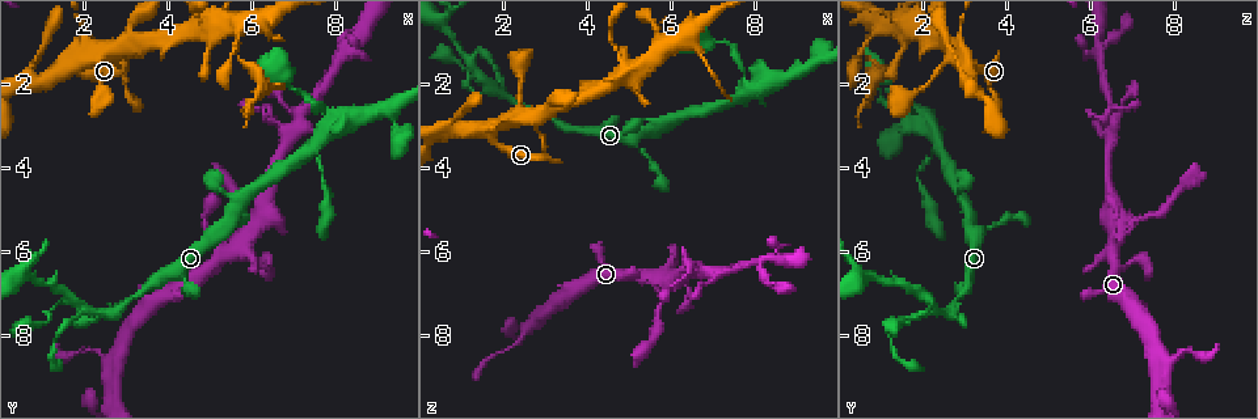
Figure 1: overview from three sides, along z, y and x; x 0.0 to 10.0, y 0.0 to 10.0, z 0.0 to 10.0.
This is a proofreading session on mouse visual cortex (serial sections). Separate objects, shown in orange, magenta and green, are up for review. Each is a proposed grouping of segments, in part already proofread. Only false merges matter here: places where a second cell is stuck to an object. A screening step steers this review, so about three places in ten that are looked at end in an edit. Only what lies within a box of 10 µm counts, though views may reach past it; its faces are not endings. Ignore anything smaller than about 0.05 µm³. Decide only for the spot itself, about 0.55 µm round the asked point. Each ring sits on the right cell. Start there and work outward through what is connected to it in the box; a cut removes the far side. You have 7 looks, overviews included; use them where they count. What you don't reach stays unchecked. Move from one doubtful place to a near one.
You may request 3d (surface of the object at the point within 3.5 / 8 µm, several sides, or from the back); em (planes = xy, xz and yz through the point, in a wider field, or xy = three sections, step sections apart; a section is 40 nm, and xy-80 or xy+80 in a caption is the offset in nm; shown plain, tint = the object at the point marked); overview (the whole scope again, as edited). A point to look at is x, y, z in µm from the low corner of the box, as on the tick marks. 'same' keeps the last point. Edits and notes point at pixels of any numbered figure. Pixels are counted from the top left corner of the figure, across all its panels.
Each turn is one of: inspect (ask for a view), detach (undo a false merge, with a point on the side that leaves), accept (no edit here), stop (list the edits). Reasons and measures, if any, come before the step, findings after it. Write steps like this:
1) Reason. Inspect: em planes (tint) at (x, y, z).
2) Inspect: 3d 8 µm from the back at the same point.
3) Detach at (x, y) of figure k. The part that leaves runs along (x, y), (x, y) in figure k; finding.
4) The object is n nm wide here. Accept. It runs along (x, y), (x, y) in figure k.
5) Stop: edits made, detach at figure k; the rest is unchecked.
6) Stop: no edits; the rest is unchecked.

Four-way junction. Inspect: 3d 3.5 µm at (2.00, 1.00, 2.90).

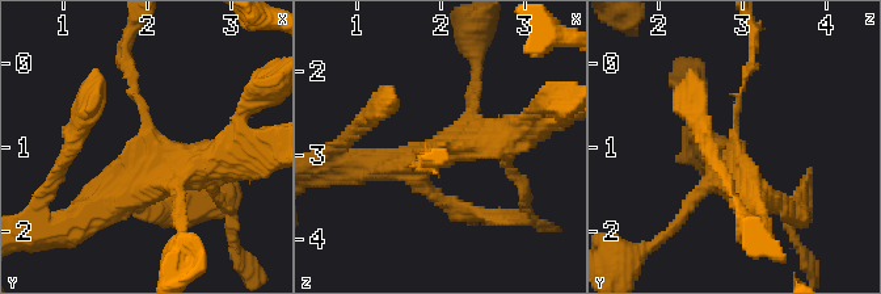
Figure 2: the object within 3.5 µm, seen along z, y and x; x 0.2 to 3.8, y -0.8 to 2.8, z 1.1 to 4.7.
4 arms meet here; the arms are 100, 200, 350, 400 nm wide. Inspect: em xy step 2 (tint) at (2.05, 0.95, 2.85).

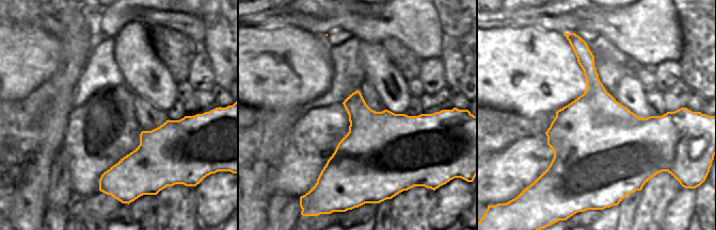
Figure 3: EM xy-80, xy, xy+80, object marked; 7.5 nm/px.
Accept. It runs along (126, 197), (150, 181), (150, 117), (126, 68) in figure 2; all the same cell.

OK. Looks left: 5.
Four or more arms meet. Inspect: 3d 3.5 µm at (2.05, 7.40, 2.25).

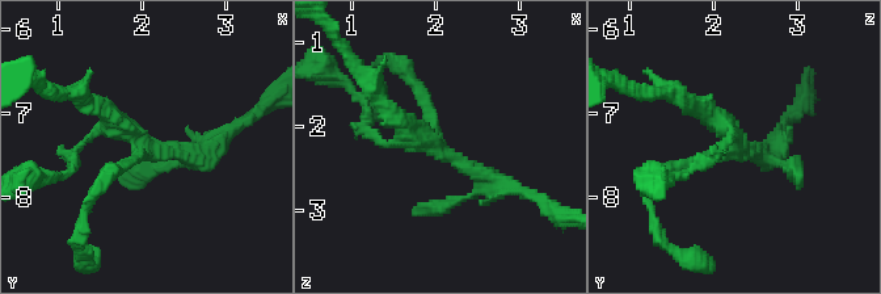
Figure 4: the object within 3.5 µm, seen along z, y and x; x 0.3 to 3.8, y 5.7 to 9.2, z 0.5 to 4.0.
4 arms meet here; the arms are 100, 150, 250, 250 nm wide. Inspect: em xy step 1 (tint) at (2.00, 7.35, 2.30).

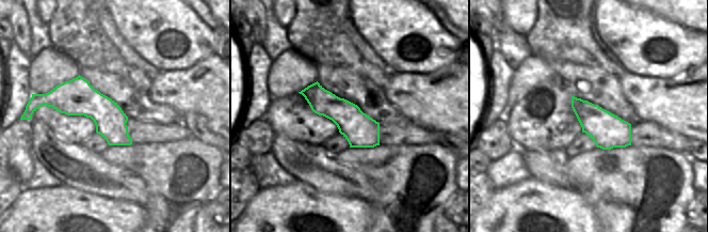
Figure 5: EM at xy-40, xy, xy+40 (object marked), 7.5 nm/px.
Cut it another way. Inspect: em xy step 5 (tint) at the same point.

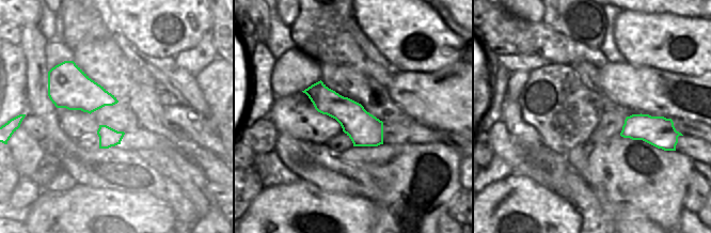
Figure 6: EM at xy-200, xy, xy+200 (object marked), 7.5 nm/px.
Accept. It runs along (307, 91), (345, 110), (380, 141) in figure 6; continuous, no second cell.

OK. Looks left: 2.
Branch point. Inspect: 3d 3.5 µm from the back at (7.90, 3.10, 2.30).

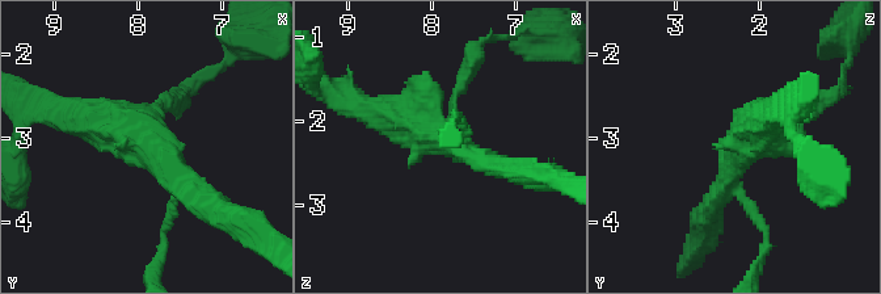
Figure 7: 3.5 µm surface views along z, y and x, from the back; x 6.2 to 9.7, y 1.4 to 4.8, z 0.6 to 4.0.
Shape alone is not enough. Inspect: em xy step 3 (tint) at (7.90, 3.05, 2.25).

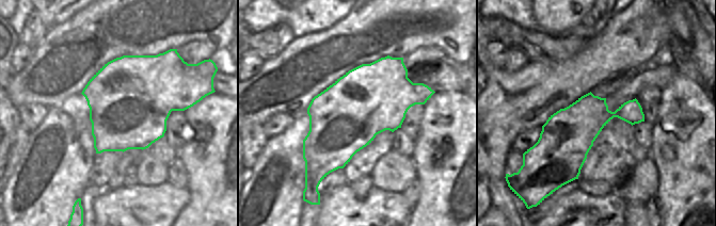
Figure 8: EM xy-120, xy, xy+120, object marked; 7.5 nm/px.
Accept. It runs along (207, 202), (147, 142), (70, 118) in figure 7; continuous, no second cell.

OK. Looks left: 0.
Stop: no edits; the rest is unchecked.

